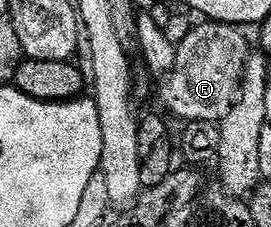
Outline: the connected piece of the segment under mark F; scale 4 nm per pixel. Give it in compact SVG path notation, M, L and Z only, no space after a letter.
M198 22L193 25L184 38L184 42L176 45L178 53L174 68L161 77L158 88L158 100L174 116L179 116L182 122L199 120L200 122L212 122L218 124L230 111L242 92L242 79L248 58L252 54L252 48L246 41L246 36L241 27L233 24L219 24L217 22Z

